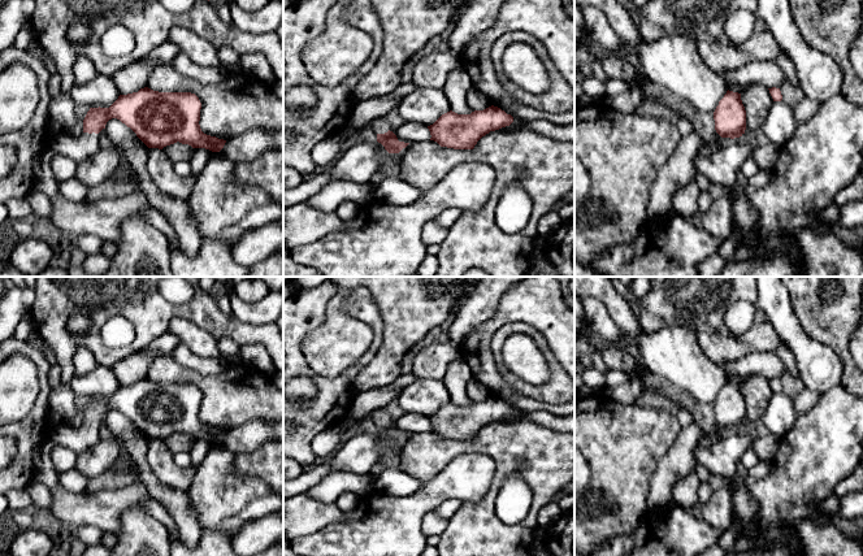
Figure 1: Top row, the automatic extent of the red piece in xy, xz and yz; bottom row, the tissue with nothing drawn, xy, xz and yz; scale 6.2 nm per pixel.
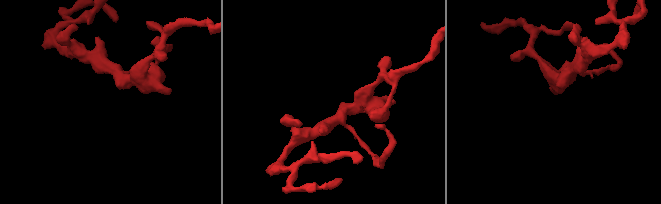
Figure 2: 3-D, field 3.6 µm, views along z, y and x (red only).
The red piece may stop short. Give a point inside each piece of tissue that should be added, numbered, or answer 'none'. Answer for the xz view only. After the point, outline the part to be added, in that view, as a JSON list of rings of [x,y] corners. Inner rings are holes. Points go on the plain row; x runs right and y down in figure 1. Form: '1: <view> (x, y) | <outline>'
1: xz (378, 416) | [[[385,408],[373,409],[372,412],[367,413],[363,417],[350,414],[347,416],[350,427],[357,427],[365,418],[372,420],[377,425],[385,425],[390,421],[390,417],[385,411]]]

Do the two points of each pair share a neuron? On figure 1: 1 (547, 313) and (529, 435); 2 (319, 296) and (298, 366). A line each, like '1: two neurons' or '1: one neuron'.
1: two neurons
2: one neuron

